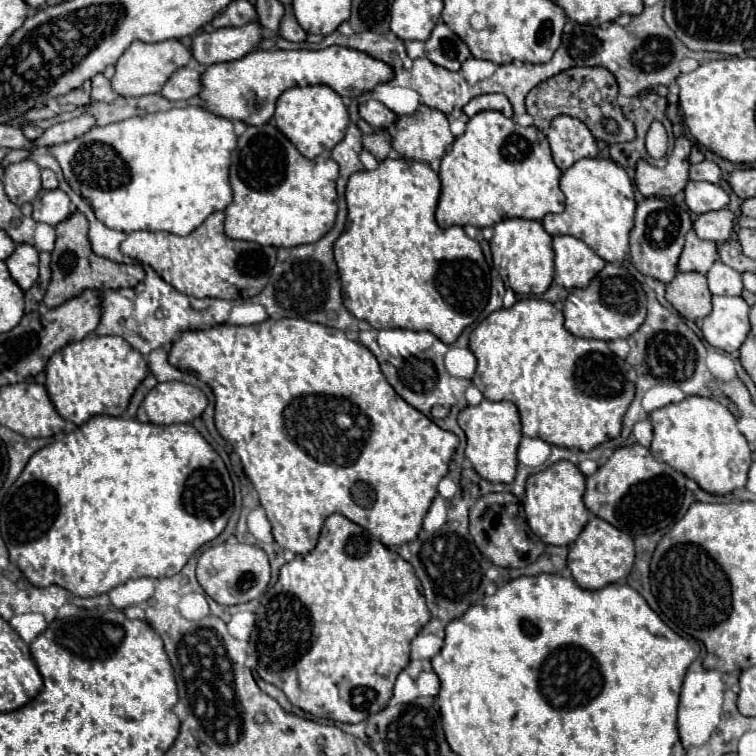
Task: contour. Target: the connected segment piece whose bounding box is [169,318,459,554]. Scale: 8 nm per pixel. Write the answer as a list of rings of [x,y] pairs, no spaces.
[[[267,318],[251,326],[217,324],[205,330],[187,330],[173,342],[169,362],[179,370],[193,372],[213,390],[217,432],[239,454],[281,548],[307,554],[315,548],[325,518],[335,512],[369,530],[387,548],[417,538],[459,440],[409,406],[389,386],[369,348],[349,340],[343,330],[333,328],[331,332],[329,326],[303,318]]]

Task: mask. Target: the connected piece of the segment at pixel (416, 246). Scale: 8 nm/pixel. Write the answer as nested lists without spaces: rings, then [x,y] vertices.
[[[385,158],[379,162],[379,166],[375,170],[361,170],[355,172],[345,188],[345,200],[347,200],[347,208],[349,208],[349,216],[347,216],[347,224],[345,230],[341,232],[341,236],[337,238],[337,242],[333,244],[333,254],[335,254],[335,262],[339,266],[339,276],[341,276],[341,294],[343,294],[343,302],[345,308],[359,320],[365,320],[371,324],[371,328],[375,330],[385,330],[385,328],[405,328],[405,330],[427,330],[433,332],[441,342],[445,344],[453,344],[457,340],[457,336],[463,332],[465,326],[473,324],[479,316],[479,312],[485,308],[487,300],[489,300],[489,266],[485,262],[485,256],[481,252],[481,246],[477,240],[469,238],[461,226],[451,226],[451,228],[441,228],[435,222],[435,206],[437,206],[437,198],[439,198],[439,176],[437,172],[433,172],[427,164],[417,162],[417,160],[407,160],[407,158]]]

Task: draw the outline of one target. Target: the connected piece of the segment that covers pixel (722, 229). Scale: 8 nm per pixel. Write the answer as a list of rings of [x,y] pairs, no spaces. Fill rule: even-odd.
[[[713,210],[709,214],[699,214],[693,222],[693,230],[703,240],[725,242],[735,230],[735,216],[731,210]]]

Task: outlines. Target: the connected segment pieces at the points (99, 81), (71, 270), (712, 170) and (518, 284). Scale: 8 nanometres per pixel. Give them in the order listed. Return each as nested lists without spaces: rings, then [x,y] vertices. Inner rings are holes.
[[[103,74],[91,78],[91,102],[113,102],[117,94],[111,90],[109,80]]]
[[[73,212],[69,218],[59,222],[55,228],[57,228],[57,240],[55,240],[55,250],[51,252],[51,282],[49,282],[47,294],[43,298],[47,308],[61,306],[69,298],[81,294],[81,290],[85,290],[85,288],[91,288],[91,290],[133,288],[145,278],[141,264],[131,264],[131,266],[117,264],[117,262],[99,258],[93,254],[89,240],[87,240],[89,224],[81,212]]]
[[[703,160],[703,162],[699,162],[699,164],[691,164],[689,178],[691,178],[691,180],[707,180],[707,182],[717,184],[719,178],[721,178],[721,170],[719,170],[719,166],[717,166],[715,162]]]
[[[507,218],[493,226],[495,234],[491,238],[493,265],[498,269],[506,288],[523,296],[541,296],[553,280],[553,238],[545,232],[541,222]]]

